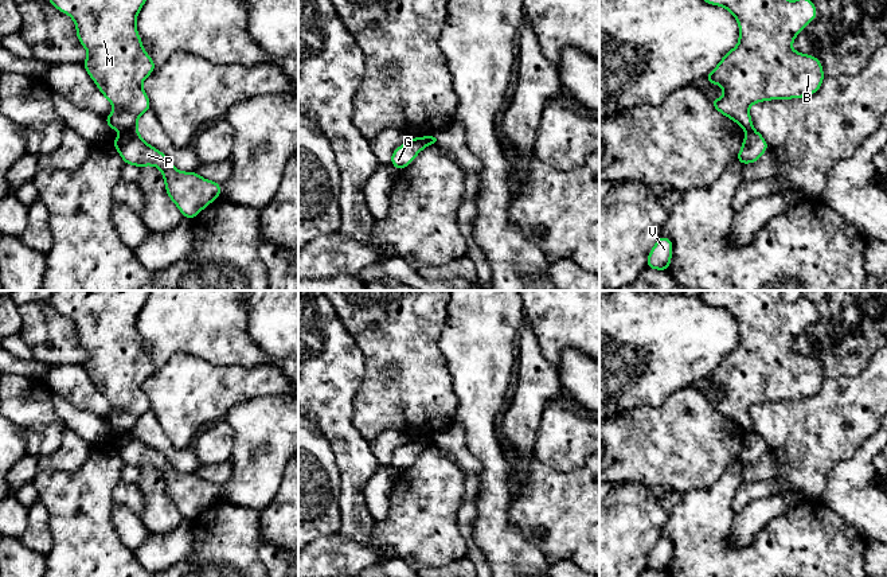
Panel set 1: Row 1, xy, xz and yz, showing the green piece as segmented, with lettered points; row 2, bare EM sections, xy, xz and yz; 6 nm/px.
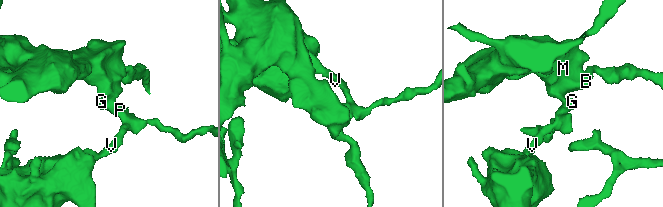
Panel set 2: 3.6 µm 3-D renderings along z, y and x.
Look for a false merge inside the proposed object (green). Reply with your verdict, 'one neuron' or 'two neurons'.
two neurons

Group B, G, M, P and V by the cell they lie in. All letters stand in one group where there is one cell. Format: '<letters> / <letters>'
B M / G P V

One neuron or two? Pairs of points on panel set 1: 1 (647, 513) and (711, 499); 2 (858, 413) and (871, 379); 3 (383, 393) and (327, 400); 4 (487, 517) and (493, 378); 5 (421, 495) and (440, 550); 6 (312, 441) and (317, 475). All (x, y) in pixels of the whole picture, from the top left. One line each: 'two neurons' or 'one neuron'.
1: two neurons
2: one neuron
3: two neurons
4: one neuron
5: one neuron
6: one neuron

